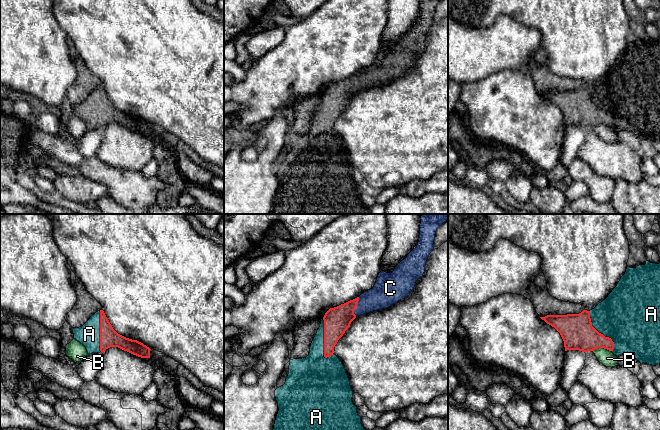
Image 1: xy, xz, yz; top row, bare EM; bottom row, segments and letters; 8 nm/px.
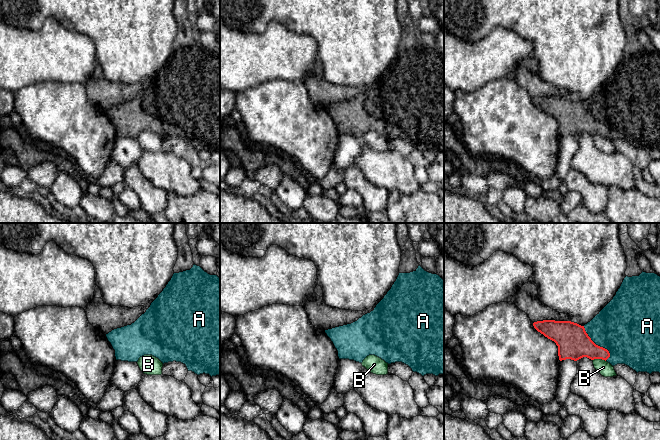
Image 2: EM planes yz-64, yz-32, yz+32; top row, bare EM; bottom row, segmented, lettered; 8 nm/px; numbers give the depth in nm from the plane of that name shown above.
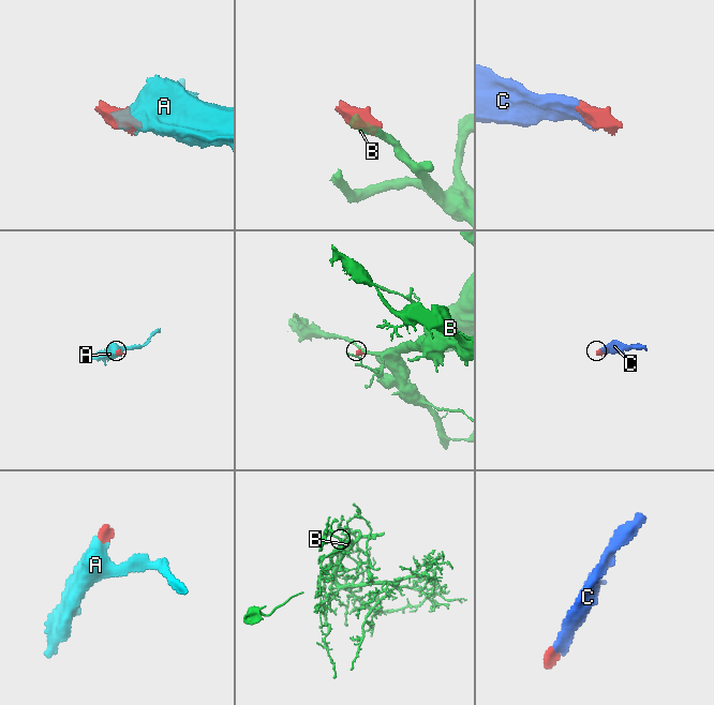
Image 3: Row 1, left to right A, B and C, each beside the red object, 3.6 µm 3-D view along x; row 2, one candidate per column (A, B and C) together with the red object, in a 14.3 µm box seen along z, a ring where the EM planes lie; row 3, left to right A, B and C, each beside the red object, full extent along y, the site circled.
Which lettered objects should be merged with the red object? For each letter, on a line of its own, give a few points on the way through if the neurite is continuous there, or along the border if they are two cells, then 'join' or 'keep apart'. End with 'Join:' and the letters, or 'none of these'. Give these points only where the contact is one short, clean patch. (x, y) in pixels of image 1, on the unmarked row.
A: join
B: border along yz (611, 126), (596, 124), (592, 127); keep apart
C: join
Join: A, C

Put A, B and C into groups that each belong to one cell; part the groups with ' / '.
A C / B

